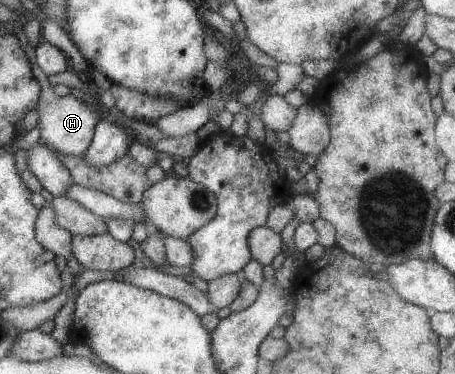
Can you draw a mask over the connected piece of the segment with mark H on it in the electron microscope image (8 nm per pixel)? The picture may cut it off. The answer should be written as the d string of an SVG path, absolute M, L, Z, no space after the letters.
M33 65L33 73L35 73L34 78L40 85L40 94L36 103L37 127L40 129L39 139L43 140L47 147L53 148L60 154L83 157L90 144L95 124L98 122L95 118L95 112L91 110L84 98L78 100L70 93L64 96L54 94L52 87L47 82L47 76L39 73L37 65Z

